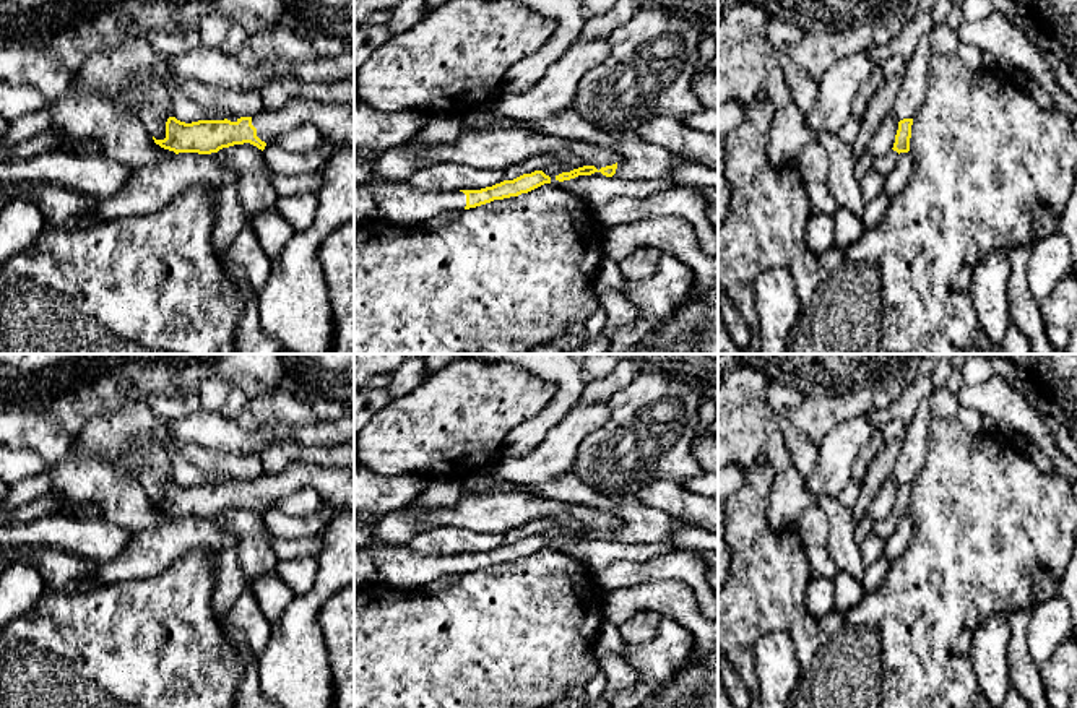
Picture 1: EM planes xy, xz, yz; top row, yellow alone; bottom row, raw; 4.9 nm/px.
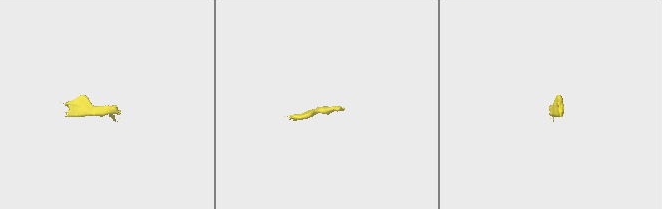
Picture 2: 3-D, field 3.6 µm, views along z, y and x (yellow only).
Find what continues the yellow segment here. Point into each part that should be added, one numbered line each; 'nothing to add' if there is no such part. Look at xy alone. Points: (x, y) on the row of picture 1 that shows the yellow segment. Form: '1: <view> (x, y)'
1: xy (337, 120)

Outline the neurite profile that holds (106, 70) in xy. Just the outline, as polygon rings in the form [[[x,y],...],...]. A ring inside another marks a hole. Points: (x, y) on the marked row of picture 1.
[[[130,36],[120,44],[93,52],[81,65],[70,93],[99,96],[120,91],[136,73],[153,75],[161,57],[145,36]]]

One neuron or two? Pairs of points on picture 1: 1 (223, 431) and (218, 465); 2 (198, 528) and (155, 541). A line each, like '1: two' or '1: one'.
1: two
2: one

